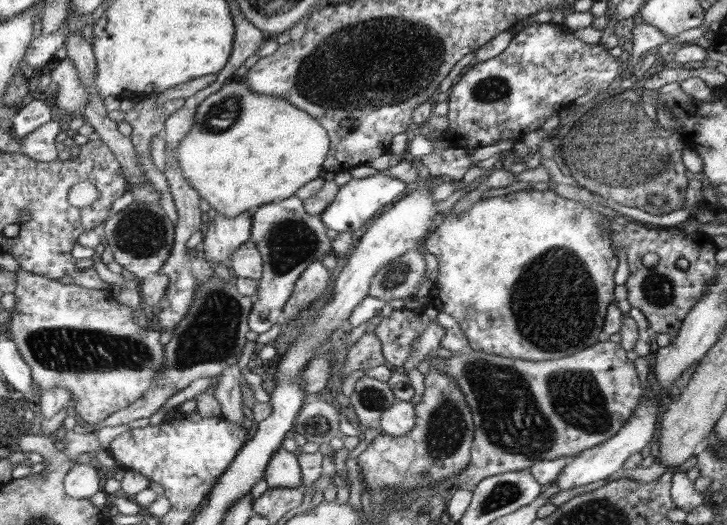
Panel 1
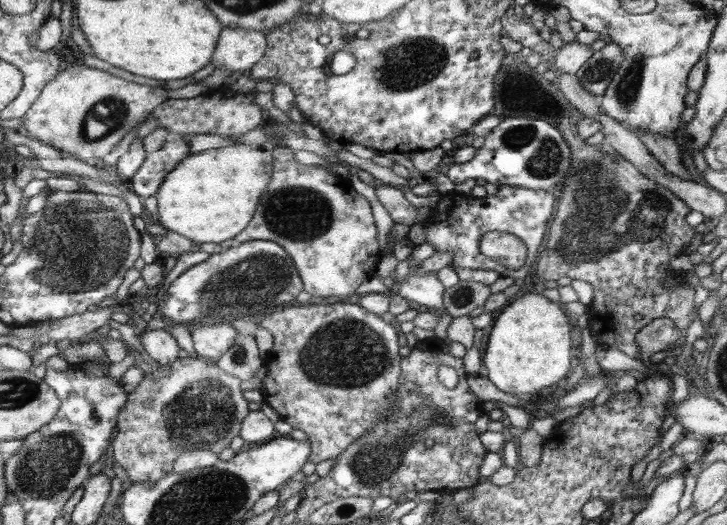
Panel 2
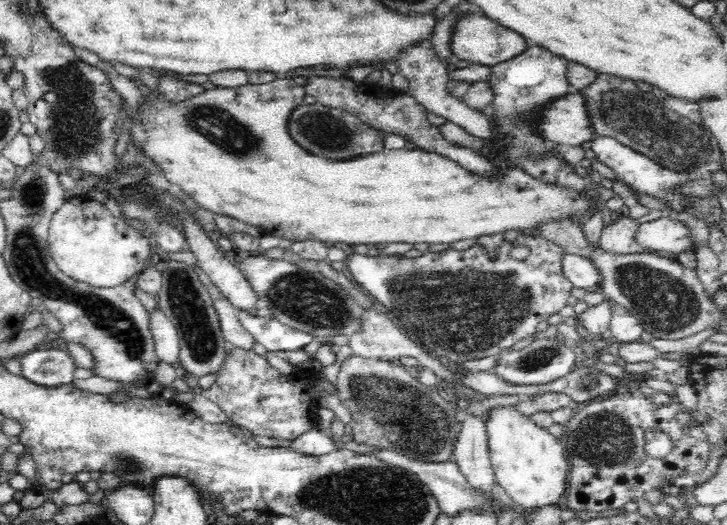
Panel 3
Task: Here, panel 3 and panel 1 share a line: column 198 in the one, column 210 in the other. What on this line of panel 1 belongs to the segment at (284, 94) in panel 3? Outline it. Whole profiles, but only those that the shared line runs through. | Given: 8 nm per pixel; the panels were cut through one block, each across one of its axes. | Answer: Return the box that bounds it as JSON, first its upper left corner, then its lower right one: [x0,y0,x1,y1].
[173,79,332,219]

